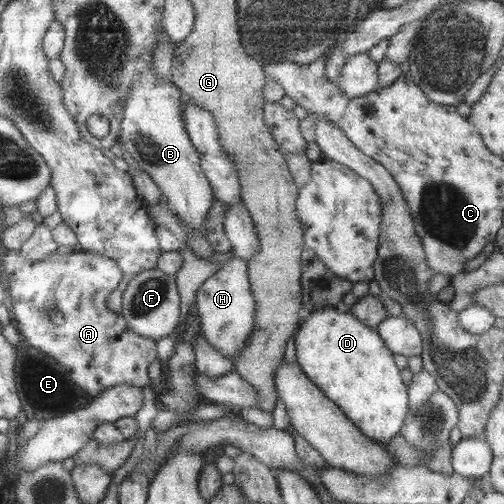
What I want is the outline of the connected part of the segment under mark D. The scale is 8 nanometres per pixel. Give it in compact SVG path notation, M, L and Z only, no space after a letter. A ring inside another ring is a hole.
M328 305L320 307L315 312L305 313L295 337L297 362L303 371L369 438L388 445L399 435L403 424L411 417L409 386L403 379L402 370L395 364L394 353L377 329L361 322L360 318L347 308Z

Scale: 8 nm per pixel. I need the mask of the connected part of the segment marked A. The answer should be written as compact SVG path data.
M5 249L3 253L4 281L10 291L9 305L13 309L14 325L33 349L41 350L63 364L75 384L92 398L117 385L149 385L150 365L159 358L157 342L137 334L122 313L109 309L109 297L124 277L124 270L117 260L82 249L41 261L25 258L21 249Z

